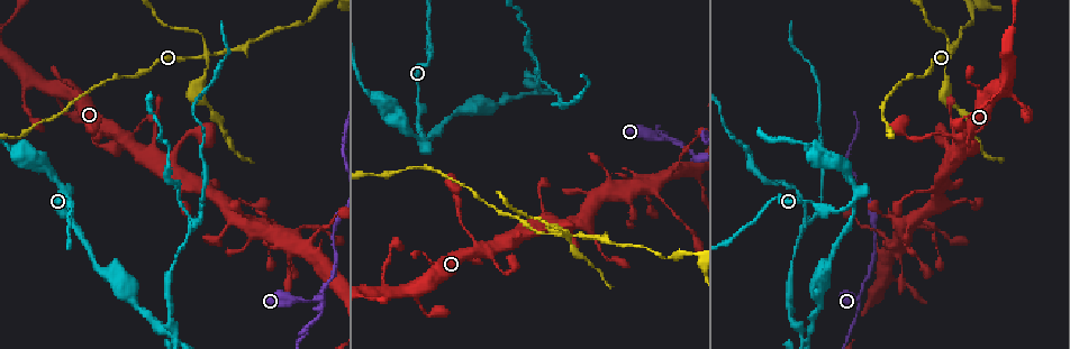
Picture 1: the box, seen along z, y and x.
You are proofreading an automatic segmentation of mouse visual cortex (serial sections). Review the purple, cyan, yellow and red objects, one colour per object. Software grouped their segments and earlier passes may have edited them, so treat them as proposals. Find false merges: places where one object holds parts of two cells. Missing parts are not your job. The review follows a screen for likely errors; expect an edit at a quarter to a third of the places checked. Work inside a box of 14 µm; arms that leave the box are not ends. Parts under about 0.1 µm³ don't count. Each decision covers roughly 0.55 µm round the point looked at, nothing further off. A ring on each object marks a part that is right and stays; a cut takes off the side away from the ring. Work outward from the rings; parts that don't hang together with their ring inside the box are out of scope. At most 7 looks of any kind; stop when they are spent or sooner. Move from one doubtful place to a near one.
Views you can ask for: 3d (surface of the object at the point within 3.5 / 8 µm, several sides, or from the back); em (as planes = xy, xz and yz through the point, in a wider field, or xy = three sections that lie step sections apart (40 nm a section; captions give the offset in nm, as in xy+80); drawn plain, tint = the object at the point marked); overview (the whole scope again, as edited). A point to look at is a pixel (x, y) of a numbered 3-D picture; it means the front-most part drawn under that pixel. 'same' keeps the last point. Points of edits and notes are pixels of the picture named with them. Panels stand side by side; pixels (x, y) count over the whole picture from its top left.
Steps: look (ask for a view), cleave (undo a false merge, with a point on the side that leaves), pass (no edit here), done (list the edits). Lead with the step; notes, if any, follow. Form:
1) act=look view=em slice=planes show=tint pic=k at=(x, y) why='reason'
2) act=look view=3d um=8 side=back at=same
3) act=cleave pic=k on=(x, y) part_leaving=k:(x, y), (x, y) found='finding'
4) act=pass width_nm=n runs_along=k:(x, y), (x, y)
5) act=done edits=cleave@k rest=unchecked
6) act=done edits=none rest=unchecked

act=look view=3d um=3.5 pic=1 at=(63, 203) why='side arm on a straight run'

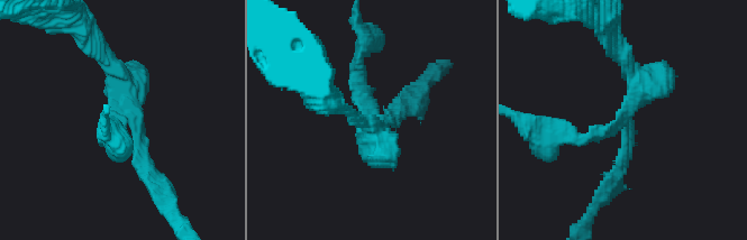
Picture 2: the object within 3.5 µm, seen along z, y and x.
act=cleave pic=2 on=(97, 46) part_leaving=2:(129, 121), (171, 214) found='a second cell is stuck on'

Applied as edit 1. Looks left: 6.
act=look view=3d um=8 pic=1 at=(296, 235)

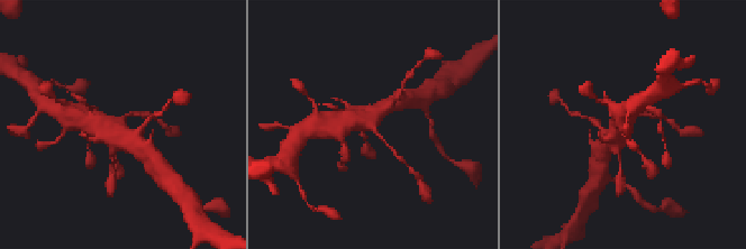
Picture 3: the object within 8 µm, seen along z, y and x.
act=look view=em slice=xy step=5 show=tint pic=3 at=(122, 120)

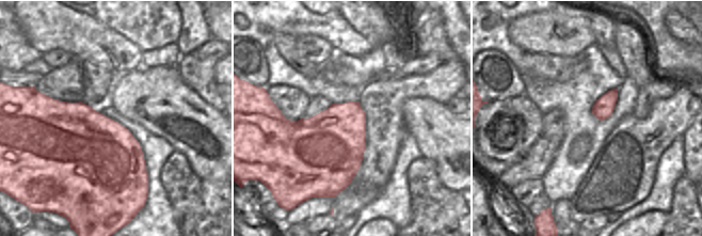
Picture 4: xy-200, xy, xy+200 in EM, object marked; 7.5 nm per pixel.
act=pass runs_along=3:(91, 121), (100, 123), (145, 151) found='all the same cell'

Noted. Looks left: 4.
act=look view=3d um=3.5 pic=1 at=(318, 300) why='abrupt turn'

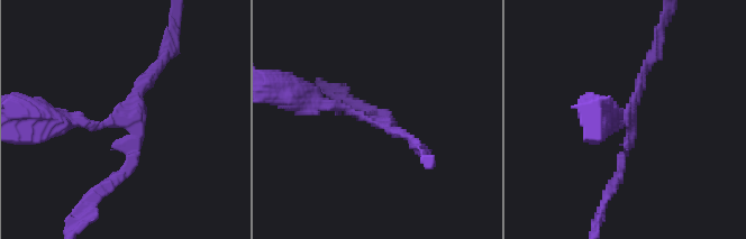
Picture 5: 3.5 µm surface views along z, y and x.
act=look view=em slice=xy step=2 show=tint pic=5 at=(120, 119) arms=3 arm_widths_nm=150,150,250 why='need the tissue'

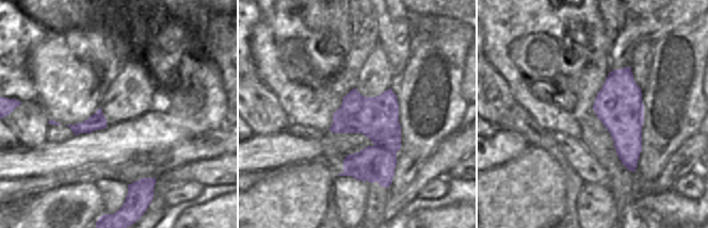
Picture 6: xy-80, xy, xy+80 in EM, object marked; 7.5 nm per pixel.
act=look view=em slice=xy step=1 show=tint at=same

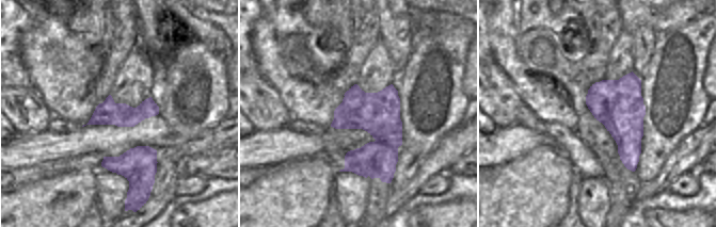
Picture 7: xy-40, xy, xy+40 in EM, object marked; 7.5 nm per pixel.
act=pass found='all the same cell'

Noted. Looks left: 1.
act=done edits=cleave@2 rest=unchecked

